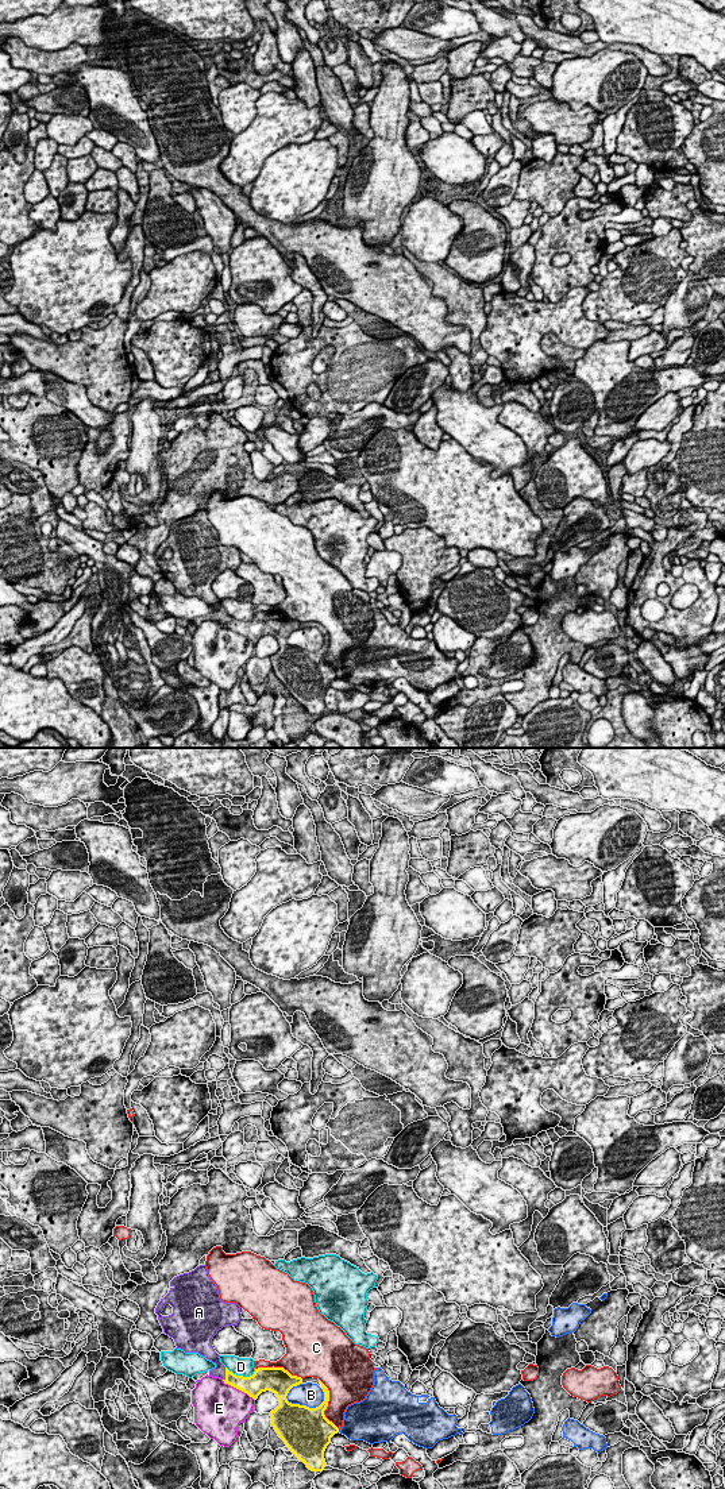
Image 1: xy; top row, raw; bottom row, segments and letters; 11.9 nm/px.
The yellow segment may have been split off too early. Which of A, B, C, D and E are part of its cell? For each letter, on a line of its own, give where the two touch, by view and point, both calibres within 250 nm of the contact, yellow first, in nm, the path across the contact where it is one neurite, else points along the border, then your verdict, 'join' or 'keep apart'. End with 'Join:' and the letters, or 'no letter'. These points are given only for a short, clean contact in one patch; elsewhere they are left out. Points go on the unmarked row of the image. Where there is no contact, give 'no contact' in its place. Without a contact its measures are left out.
A: meets yellow in xy at (226, 618); 170 nm thick on the yellow side, 140 nm on the other; runs through xy (240, 627), (226, 618), (219, 614); join
B: meets yellow in xy at (308, 651); 500 nm thick on the yellow side, 280 nm on the other; keep apart
C: meets yellow in xy at (327, 650); 320 nm thick on the yellow side, 340 nm on the other; keep apart
D: meets yellow in xy at (240, 620); 260 nm thick on the yellow side, 220 nm on the other; keep apart
E: meets yellow in xy at (238, 632); 240 nm thick on the yellow side, 480 nm on the other; keep apart
Join: A

